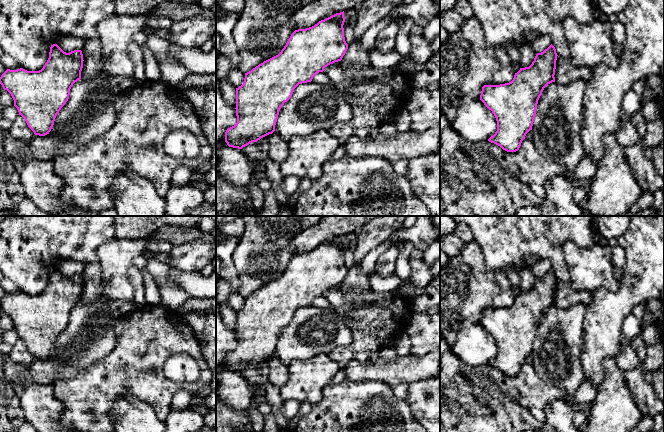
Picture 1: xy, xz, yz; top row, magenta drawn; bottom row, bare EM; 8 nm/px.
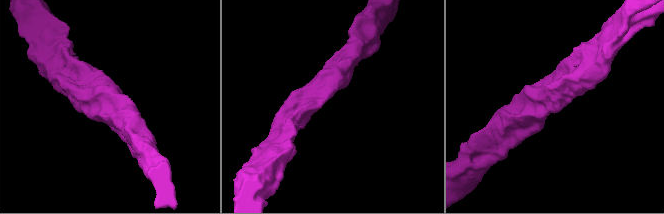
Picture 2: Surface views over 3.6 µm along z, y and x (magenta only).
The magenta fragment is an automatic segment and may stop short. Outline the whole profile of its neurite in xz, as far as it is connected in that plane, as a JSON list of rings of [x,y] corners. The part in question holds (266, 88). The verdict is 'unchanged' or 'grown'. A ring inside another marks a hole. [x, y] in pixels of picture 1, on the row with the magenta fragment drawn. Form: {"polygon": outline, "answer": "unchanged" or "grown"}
{"polygon": [[[343,11],[319,21],[312,27],[295,30],[278,55],[264,61],[251,71],[245,73],[243,84],[236,88],[235,109],[237,123],[225,132],[225,142],[229,147],[242,149],[250,143],[257,142],[261,138],[272,134],[275,131],[279,111],[284,103],[291,98],[294,89],[299,84],[311,82],[313,77],[317,73],[323,72],[324,68],[328,65],[342,60],[348,49],[348,44],[344,37],[344,22],[345,17]]], "answer": "unchanged"}

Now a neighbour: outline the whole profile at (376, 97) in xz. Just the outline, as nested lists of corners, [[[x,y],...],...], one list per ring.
[[[338,61],[325,67],[323,72],[331,80],[334,90],[349,103],[352,109],[350,120],[335,123],[328,130],[340,144],[345,144],[352,136],[366,138],[372,129],[396,122],[399,113],[405,109],[407,99],[413,90],[412,77],[403,69],[401,61],[392,68],[382,70],[373,68],[371,65],[343,68],[341,61]]]

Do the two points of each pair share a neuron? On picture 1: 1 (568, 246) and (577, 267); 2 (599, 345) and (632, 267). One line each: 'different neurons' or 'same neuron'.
1: same neuron
2: same neuron

